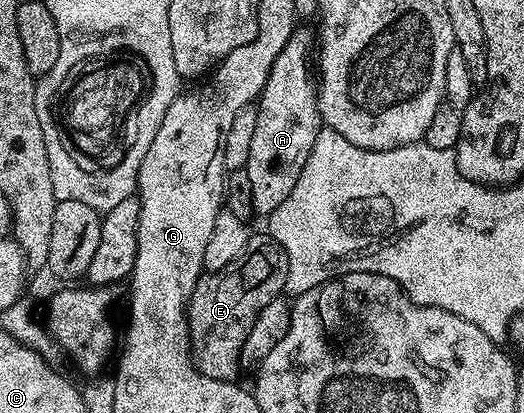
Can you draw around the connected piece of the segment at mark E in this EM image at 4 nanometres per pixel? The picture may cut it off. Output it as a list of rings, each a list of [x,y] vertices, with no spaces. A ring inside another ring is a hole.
[[[252,234],[241,257],[233,264],[235,275],[211,273],[200,278],[185,308],[195,365],[201,373],[205,373],[205,377],[226,383],[240,378],[241,345],[245,345],[245,337],[249,337],[249,329],[253,329],[257,313],[261,313],[261,309],[265,309],[271,299],[284,294],[287,285],[287,255],[279,243],[263,235]]]

